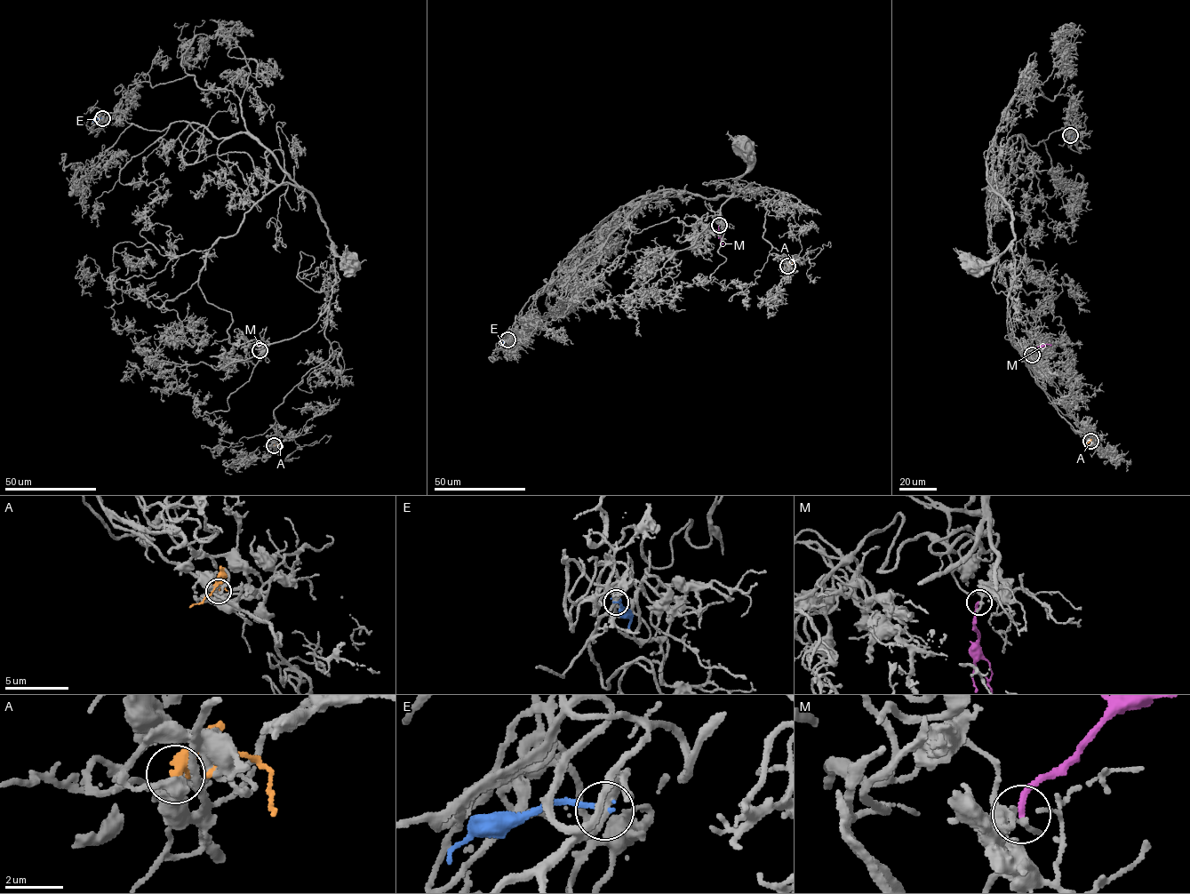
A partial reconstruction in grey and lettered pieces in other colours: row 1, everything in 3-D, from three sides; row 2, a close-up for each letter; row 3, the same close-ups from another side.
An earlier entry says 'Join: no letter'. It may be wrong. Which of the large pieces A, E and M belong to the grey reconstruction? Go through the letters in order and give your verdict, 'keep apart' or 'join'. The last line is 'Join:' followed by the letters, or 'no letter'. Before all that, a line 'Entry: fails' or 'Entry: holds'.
Entry: holds
A: keep apart
E: keep apart
M: keep apart
Join: no letter

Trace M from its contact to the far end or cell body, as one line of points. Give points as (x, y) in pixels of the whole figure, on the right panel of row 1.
M: (1032, 354), (1044, 345), (1050, 346)

